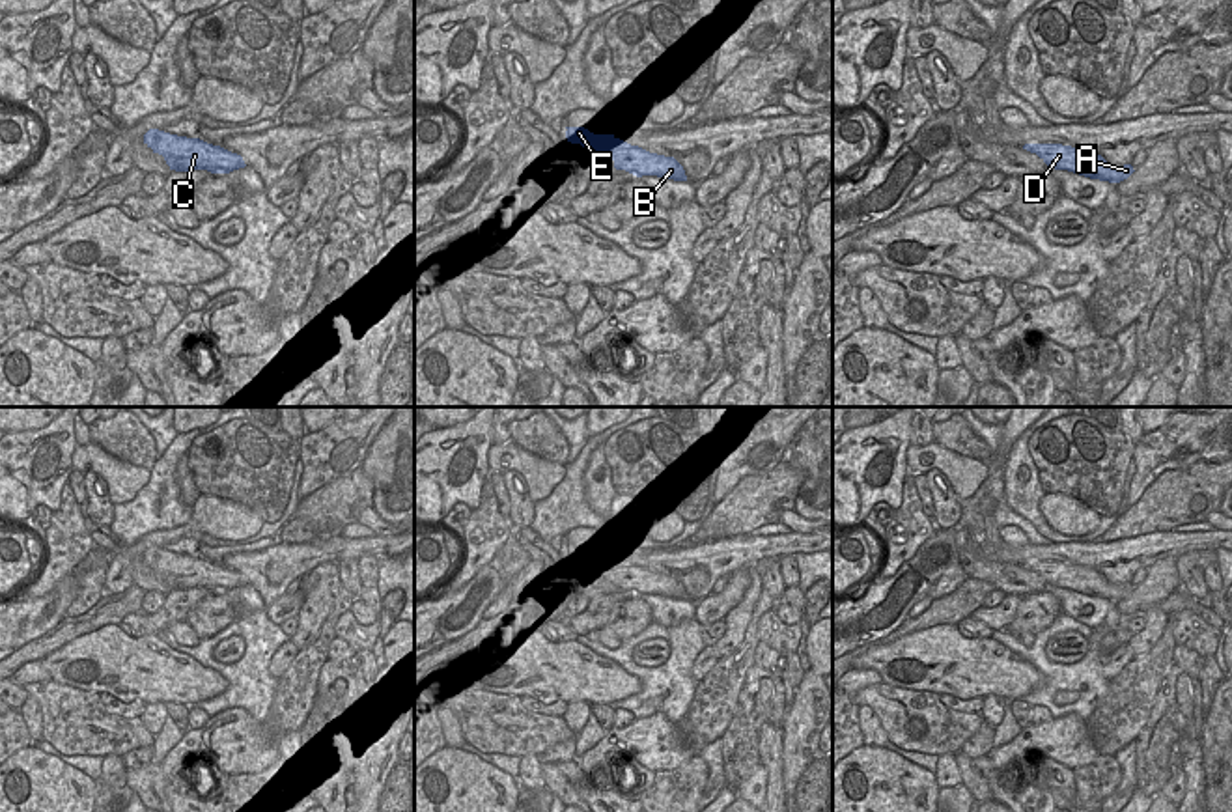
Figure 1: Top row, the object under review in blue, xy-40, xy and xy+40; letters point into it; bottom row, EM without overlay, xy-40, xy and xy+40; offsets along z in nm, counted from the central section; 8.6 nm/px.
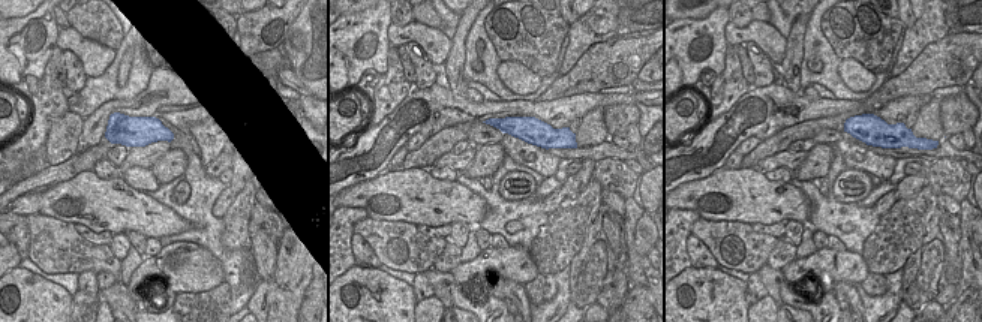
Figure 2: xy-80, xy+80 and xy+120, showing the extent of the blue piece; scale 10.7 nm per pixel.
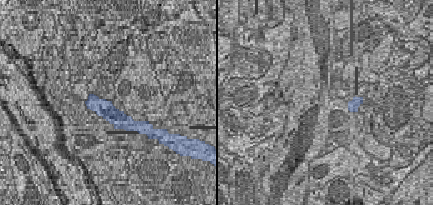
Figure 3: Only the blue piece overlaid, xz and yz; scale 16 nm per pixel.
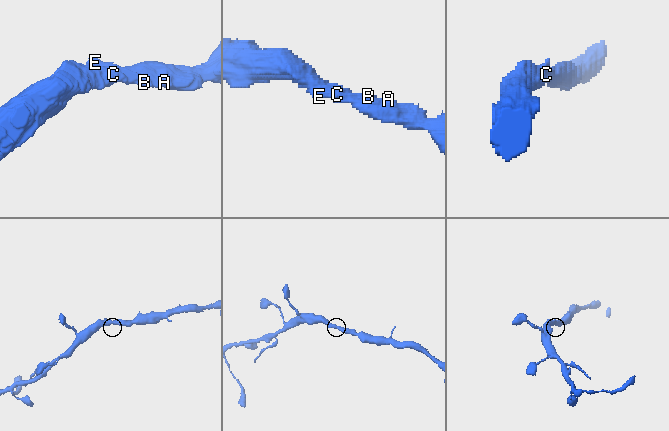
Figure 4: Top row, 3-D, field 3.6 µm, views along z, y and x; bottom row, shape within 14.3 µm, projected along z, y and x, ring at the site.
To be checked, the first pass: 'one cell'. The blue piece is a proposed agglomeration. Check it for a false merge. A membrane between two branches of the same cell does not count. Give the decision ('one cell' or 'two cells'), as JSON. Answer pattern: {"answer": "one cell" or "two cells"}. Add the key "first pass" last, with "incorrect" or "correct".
{"answer": "one cell", "first pass": "correct"}

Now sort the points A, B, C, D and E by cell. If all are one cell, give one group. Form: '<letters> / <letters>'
A B C D E

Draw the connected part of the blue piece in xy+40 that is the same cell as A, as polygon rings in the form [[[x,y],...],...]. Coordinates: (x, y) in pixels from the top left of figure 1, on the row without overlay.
[[[1025,562],[1023,567],[1036,571],[1047,582],[1047,588],[1068,588],[1090,597],[1120,601],[1135,590],[1131,582],[1113,584],[1101,573],[1086,566]]]

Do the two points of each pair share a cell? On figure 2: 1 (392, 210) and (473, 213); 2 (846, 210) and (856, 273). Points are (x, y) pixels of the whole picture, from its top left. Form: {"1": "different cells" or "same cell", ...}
{"1": "same cell", "2": "different cells"}

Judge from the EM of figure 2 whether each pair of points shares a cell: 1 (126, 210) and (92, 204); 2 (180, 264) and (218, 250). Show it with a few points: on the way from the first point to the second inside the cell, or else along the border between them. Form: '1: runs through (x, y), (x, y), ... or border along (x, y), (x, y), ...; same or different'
1: runs through (117, 207), (101, 205); same
2: border along (179, 240), (204, 246), (219, 261), (224, 280); different

